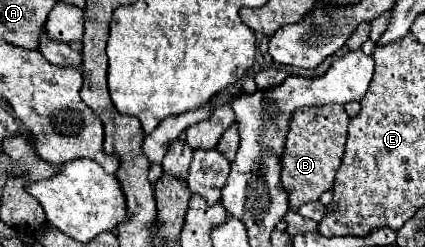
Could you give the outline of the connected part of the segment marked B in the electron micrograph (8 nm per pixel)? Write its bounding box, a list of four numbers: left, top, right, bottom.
[281,104,349,210]

